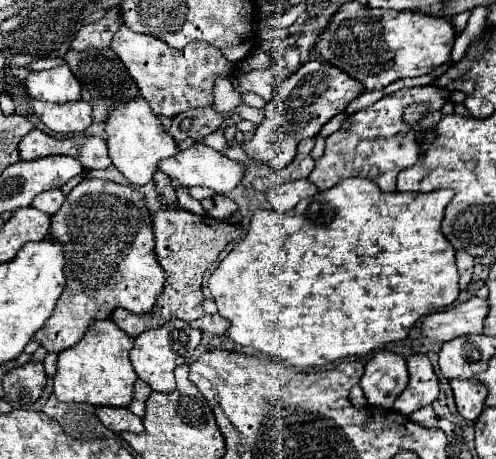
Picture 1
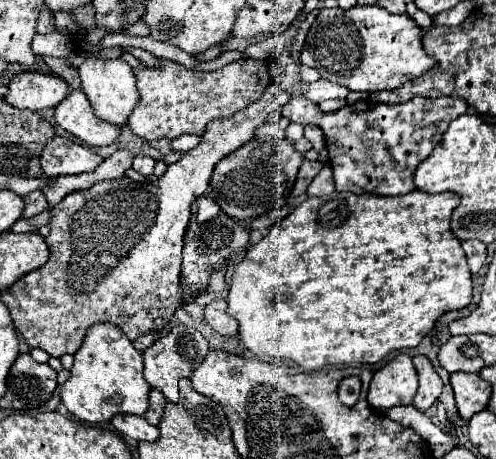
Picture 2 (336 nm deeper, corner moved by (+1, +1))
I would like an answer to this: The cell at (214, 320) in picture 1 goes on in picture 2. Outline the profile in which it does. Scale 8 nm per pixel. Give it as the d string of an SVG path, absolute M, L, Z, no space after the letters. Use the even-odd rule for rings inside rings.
M217 298L205 306L205 322L223 336L235 336L237 334L237 320L233 320L227 314L227 302Z

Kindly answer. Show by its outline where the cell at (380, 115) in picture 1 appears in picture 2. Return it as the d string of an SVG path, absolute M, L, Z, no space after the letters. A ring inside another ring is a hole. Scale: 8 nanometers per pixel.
M295 96L283 106L281 113L291 122L313 124L323 130L337 192L399 196L415 190L413 172L417 164L431 154L449 122L467 110L469 106L461 98L415 96L405 104L379 104L363 100L325 114L319 112L311 100Z

